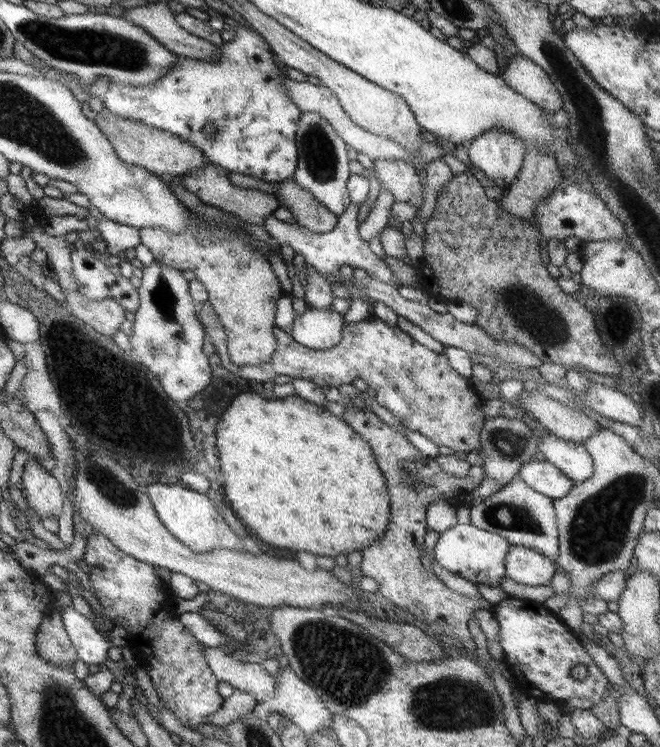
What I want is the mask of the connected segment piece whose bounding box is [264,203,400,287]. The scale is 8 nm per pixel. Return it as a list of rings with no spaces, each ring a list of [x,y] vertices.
[[[352,203],[350,208],[346,209],[346,211],[342,213],[342,216],[338,218],[336,228],[334,228],[332,232],[322,234],[315,233],[298,223],[292,224],[280,221],[279,219],[276,219],[273,214],[264,219],[264,230],[266,230],[272,238],[276,238],[278,244],[281,244],[282,248],[287,252],[298,252],[300,256],[304,257],[306,265],[312,266],[312,268],[320,272],[322,276],[328,277],[330,273],[338,272],[341,266],[347,264],[348,266],[352,266],[352,268],[363,268],[367,272],[367,275],[369,277],[372,276],[373,279],[398,287],[400,284],[396,281],[392,269],[386,265],[386,261],[377,257],[371,251],[369,243],[360,237],[358,228],[360,216],[364,214],[364,212],[361,211],[362,208],[363,206]]]

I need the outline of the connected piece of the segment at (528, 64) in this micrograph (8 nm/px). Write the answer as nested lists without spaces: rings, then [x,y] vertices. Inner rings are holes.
[[[516,55],[500,75],[518,94],[536,103],[540,109],[548,113],[562,110],[562,96],[556,90],[553,80],[532,60]]]

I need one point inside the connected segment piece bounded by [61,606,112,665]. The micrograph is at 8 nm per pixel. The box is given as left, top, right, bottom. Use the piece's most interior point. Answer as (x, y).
(91, 647)

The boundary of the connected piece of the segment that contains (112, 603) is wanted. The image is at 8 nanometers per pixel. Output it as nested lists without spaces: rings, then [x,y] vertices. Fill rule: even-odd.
[[[94,533],[86,540],[83,560],[91,567],[88,581],[110,620],[120,619],[120,626],[127,631],[127,645],[148,671],[162,703],[182,725],[204,726],[206,719],[223,706],[225,698],[218,693],[219,680],[206,662],[206,646],[174,616],[176,597],[171,594],[169,583],[156,576],[152,564],[122,552],[106,536]]]

